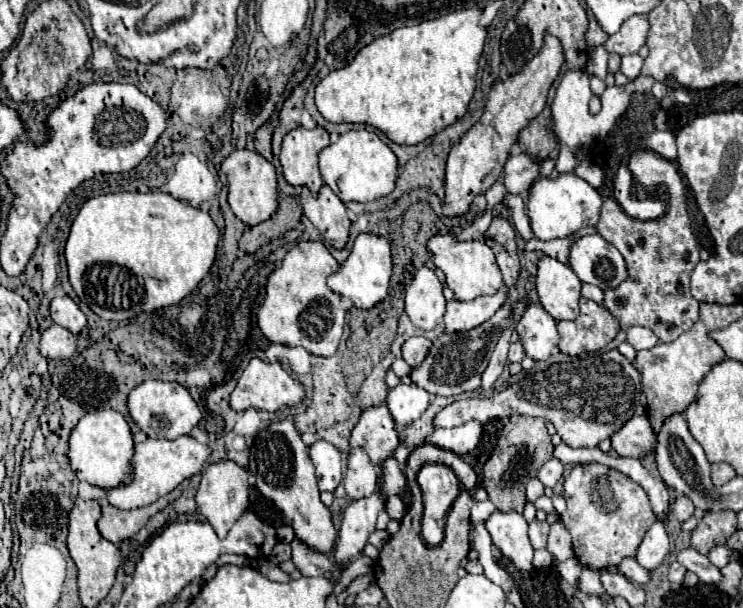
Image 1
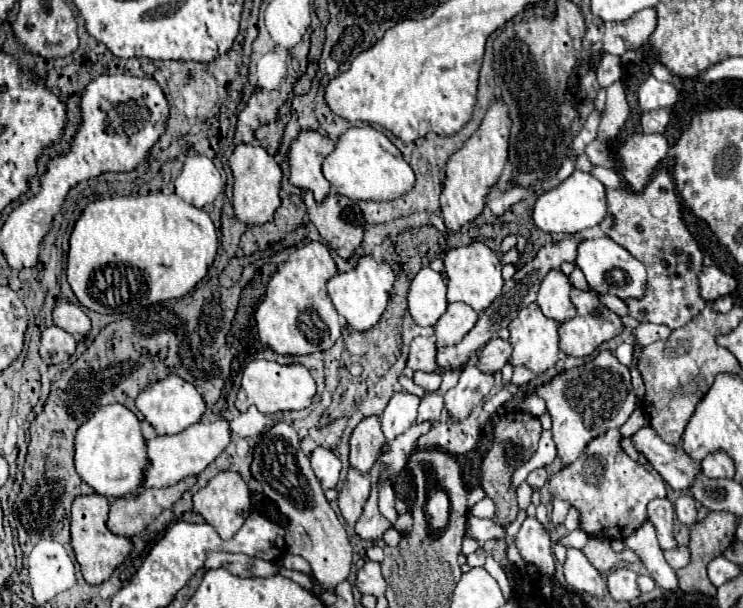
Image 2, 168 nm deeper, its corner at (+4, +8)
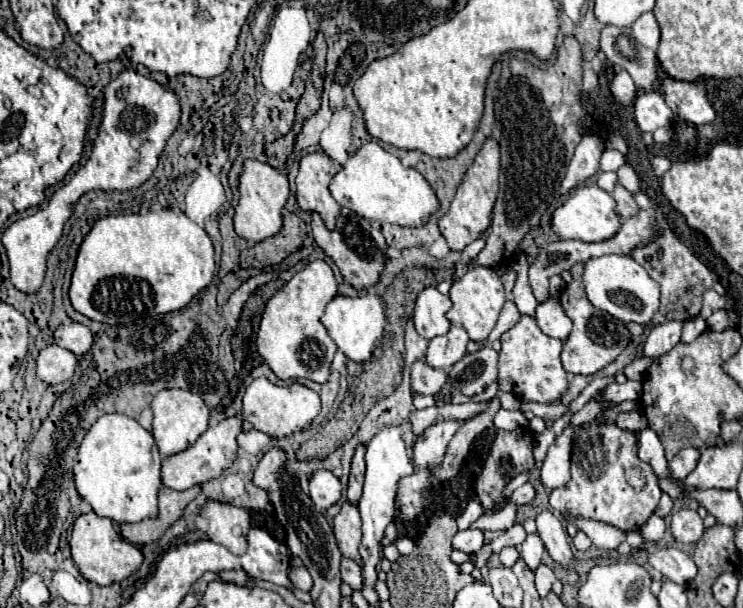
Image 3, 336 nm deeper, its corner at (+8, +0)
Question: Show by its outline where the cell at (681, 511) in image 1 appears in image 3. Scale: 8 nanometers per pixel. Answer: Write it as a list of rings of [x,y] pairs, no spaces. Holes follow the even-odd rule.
[[[680,508],[670,516],[670,532],[676,538],[676,542],[696,544],[704,534],[704,524],[696,510]]]

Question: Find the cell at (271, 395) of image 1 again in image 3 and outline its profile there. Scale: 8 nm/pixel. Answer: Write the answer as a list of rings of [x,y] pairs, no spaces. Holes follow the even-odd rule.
[[[256,378],[244,392],[242,400],[242,414],[244,422],[256,430],[262,430],[274,438],[290,436],[296,430],[308,426],[320,412],[320,396],[304,384],[290,384],[290,386],[276,386],[268,378]]]

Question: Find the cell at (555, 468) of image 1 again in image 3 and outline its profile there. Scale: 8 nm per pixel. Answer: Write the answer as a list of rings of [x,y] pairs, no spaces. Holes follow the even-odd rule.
[[[526,482],[524,486],[520,486],[518,490],[514,490],[514,494],[512,494],[512,500],[518,504],[518,506],[522,506],[522,504],[528,504],[528,502],[532,502],[534,500],[534,496],[536,496],[536,490],[534,490],[534,486],[530,484],[530,482]]]

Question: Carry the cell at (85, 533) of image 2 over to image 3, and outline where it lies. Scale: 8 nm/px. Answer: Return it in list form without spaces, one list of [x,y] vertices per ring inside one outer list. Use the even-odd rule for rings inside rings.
[[[96,512],[80,514],[74,522],[72,536],[70,536],[70,548],[74,564],[78,566],[80,574],[94,584],[108,586],[112,582],[120,582],[134,574],[142,564],[142,552],[132,546],[130,542],[122,540],[118,532],[114,532],[114,524],[108,518],[96,516]]]

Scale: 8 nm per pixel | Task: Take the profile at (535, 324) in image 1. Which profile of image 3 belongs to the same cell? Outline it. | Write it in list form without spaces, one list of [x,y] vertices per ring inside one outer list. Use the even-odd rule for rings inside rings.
[[[522,314],[518,324],[512,326],[500,338],[500,374],[498,374],[498,388],[518,396],[520,400],[536,400],[536,402],[552,402],[566,392],[568,378],[560,364],[562,342],[546,336],[536,320],[528,314]]]

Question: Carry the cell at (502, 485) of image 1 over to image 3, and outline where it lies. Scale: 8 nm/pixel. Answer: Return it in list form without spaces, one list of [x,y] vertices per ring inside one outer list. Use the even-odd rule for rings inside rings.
[[[516,428],[516,430],[510,430],[510,432],[508,430],[498,430],[496,440],[494,440],[494,444],[490,448],[488,458],[486,458],[484,470],[482,470],[482,474],[478,476],[478,482],[476,482],[476,494],[480,498],[480,504],[486,510],[496,504],[496,500],[500,498],[504,486],[514,476],[518,476],[520,472],[526,472],[526,470],[534,468],[532,448],[534,448],[534,434],[530,434],[528,428]]]

